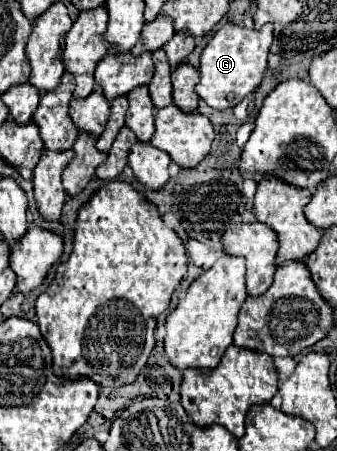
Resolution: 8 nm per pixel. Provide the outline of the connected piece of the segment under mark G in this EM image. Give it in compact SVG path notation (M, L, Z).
M226 23L220 31L216 31L200 55L200 83L196 85L198 97L204 99L208 107L224 111L236 107L248 93L254 93L268 67L266 57L272 37L272 25L264 25L260 31L256 31Z

